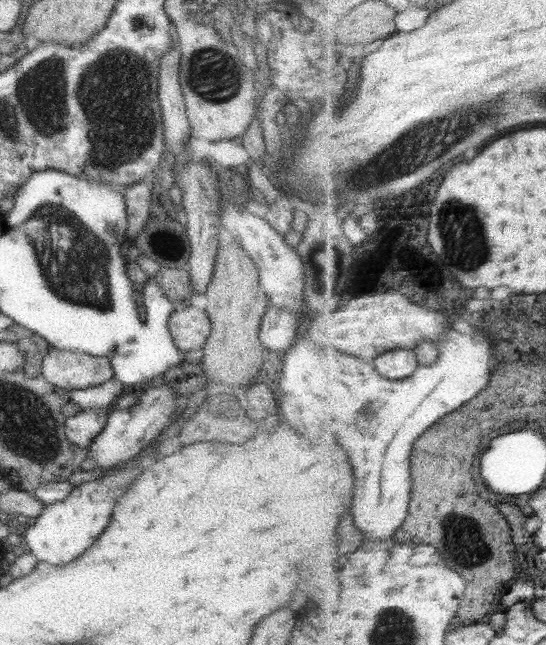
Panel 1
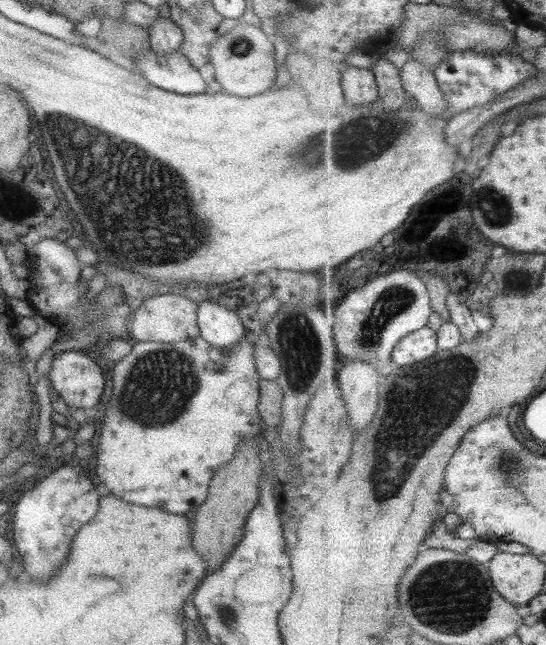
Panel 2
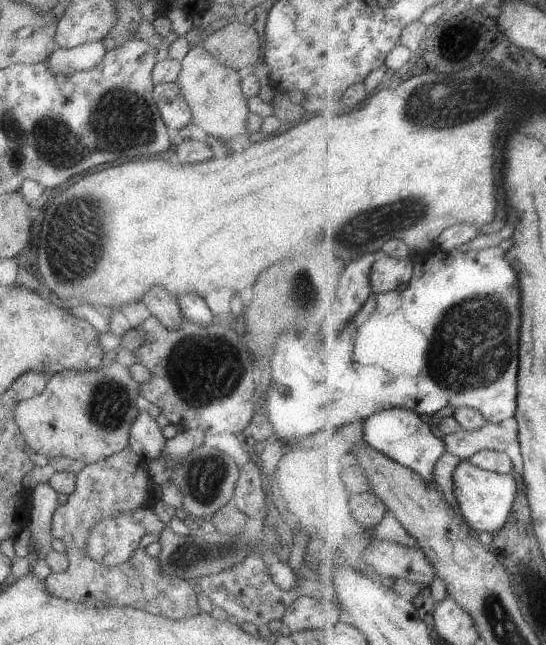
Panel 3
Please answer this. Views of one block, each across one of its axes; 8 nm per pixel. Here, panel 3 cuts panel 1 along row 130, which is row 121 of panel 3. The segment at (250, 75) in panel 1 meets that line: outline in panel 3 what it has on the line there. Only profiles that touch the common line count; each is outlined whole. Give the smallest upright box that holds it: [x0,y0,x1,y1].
[175,46,249,142]

